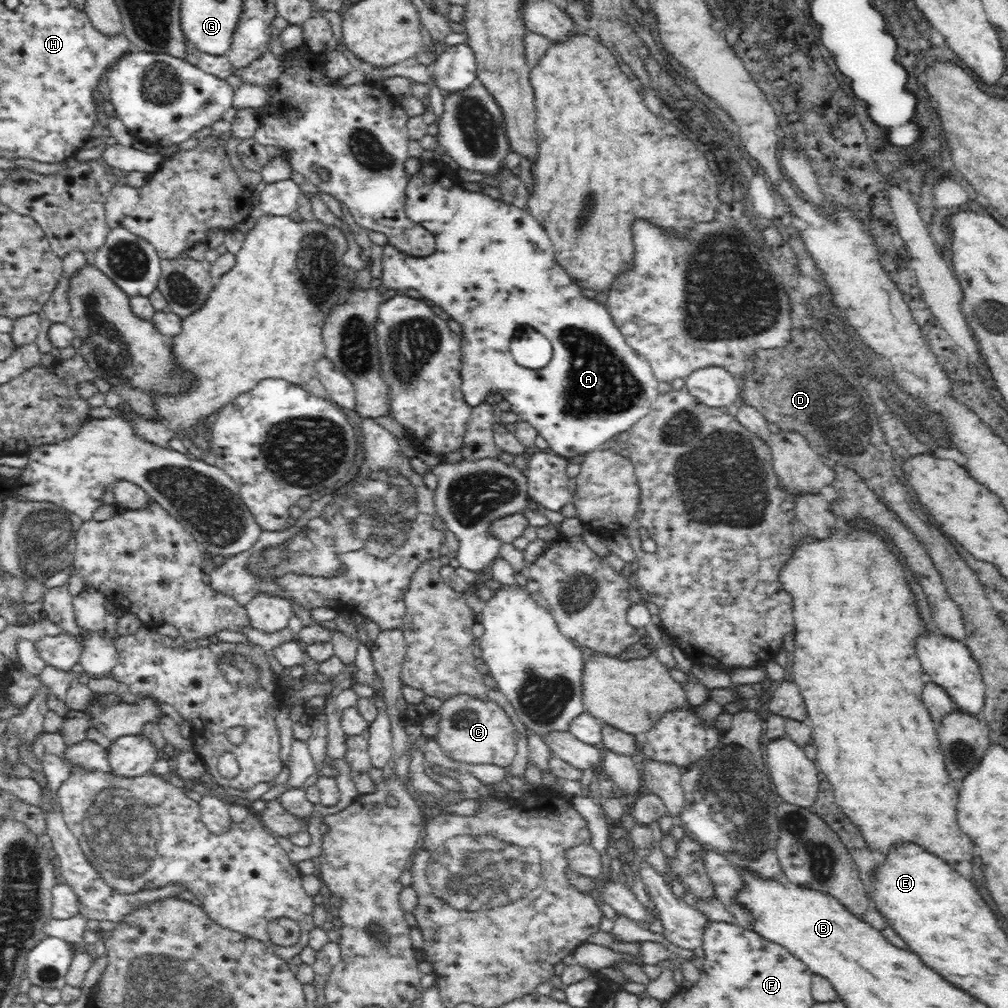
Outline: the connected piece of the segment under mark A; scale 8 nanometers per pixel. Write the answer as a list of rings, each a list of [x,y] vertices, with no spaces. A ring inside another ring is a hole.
[[[420,159],[420,167],[413,175],[409,176],[407,184],[407,200],[405,202],[404,212],[409,220],[416,224],[420,224],[426,231],[430,232],[435,239],[436,250],[427,257],[413,257],[406,255],[406,253],[398,251],[396,247],[386,244],[383,247],[381,257],[381,280],[384,286],[393,290],[414,290],[418,291],[422,300],[428,299],[434,305],[440,307],[450,319],[458,322],[460,326],[460,351],[462,351],[462,360],[460,360],[460,390],[463,392],[465,402],[470,407],[482,404],[488,395],[500,393],[504,400],[510,404],[510,410],[520,416],[521,420],[529,422],[541,436],[552,452],[556,455],[566,459],[578,456],[578,454],[585,455],[592,452],[596,446],[604,444],[606,440],[616,437],[628,430],[634,423],[639,422],[643,416],[646,416],[653,404],[660,394],[658,390],[659,380],[656,380],[652,367],[642,358],[629,344],[626,342],[624,335],[621,334],[619,328],[615,326],[612,315],[608,312],[606,306],[597,302],[594,298],[587,297],[586,294],[580,291],[576,284],[572,284],[572,277],[556,262],[555,252],[549,240],[548,234],[544,232],[544,228],[533,218],[529,211],[524,208],[514,207],[502,200],[495,200],[491,196],[487,196],[482,192],[477,193],[464,189],[461,184],[450,180],[448,174],[444,176],[437,176],[437,169],[435,162],[425,164]],[[534,330],[543,334],[550,342],[553,348],[553,354],[550,362],[544,368],[532,370],[531,368],[524,368],[519,366],[513,360],[511,353],[512,339],[523,331]]]

